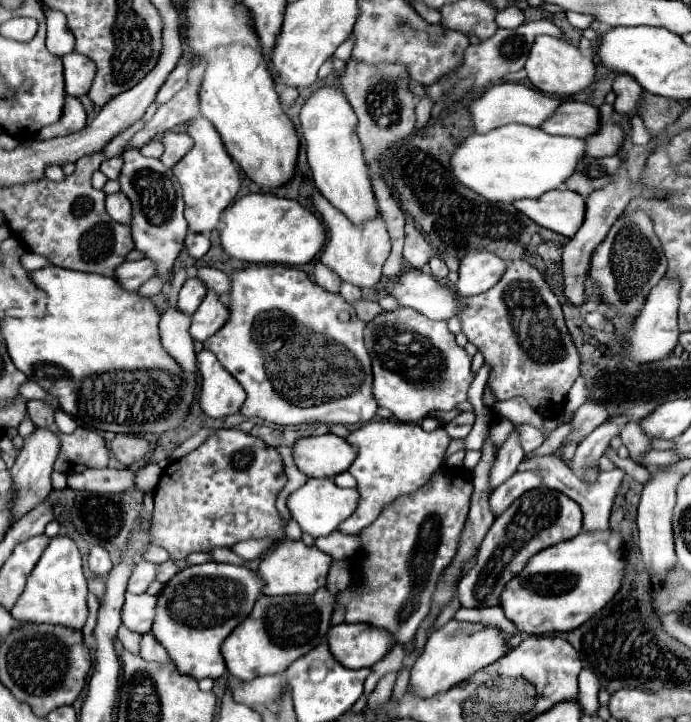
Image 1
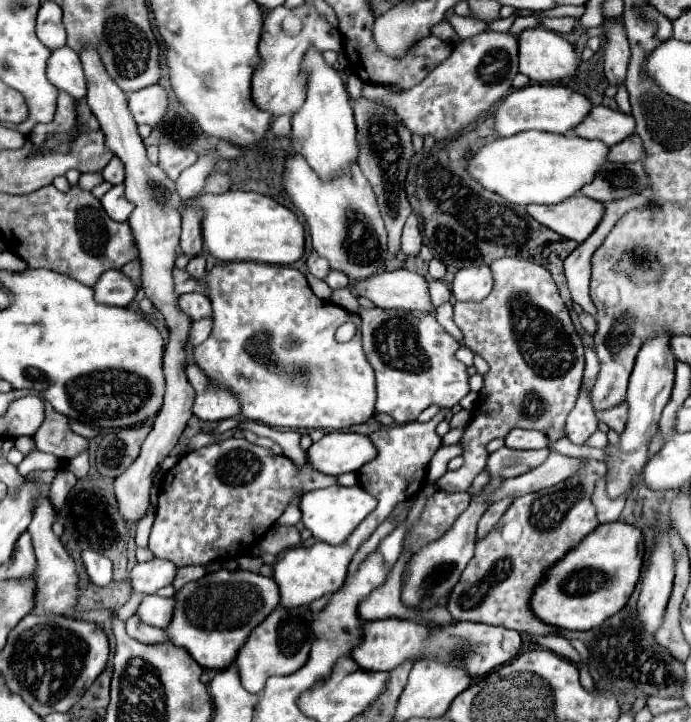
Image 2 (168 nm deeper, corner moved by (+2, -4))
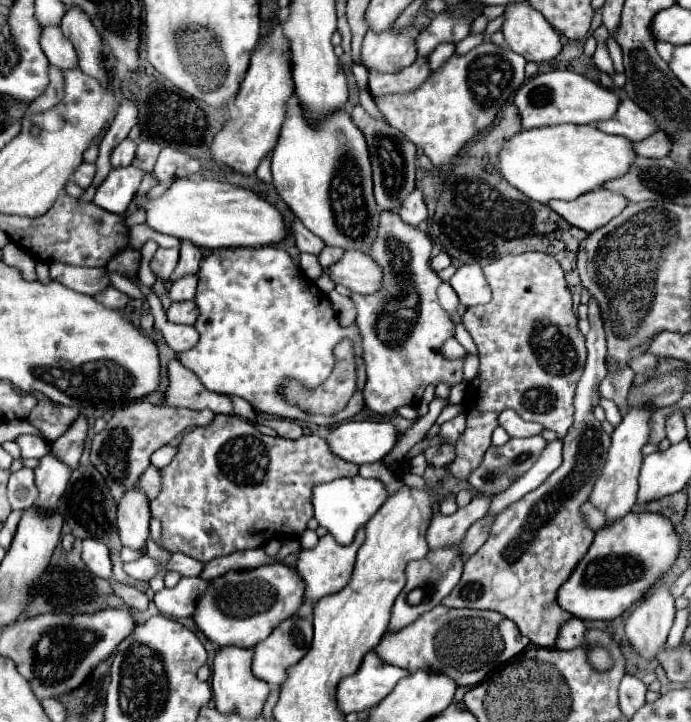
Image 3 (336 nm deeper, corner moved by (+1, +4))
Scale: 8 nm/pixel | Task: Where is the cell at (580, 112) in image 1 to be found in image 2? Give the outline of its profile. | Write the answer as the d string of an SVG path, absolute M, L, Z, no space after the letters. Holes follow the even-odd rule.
M597 105L583 119L583 123L573 129L573 133L583 139L599 139L611 147L635 133L635 119L633 115L625 115L619 109Z

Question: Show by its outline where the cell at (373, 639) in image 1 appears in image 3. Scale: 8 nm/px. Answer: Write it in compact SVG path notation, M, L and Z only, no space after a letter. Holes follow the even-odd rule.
M438 605L404 629L386 633L374 651L384 663L398 665L408 671L416 671L420 667L432 669L452 677L456 685L474 687L514 655L524 651L528 643L530 641L518 631L518 627L496 611L448 609Z

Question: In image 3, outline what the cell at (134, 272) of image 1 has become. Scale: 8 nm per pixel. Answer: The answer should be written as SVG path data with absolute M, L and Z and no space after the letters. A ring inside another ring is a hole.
M64 263L50 265L50 277L64 283L66 287L84 293L96 295L108 287L108 273L104 269L86 269L86 267L70 267Z

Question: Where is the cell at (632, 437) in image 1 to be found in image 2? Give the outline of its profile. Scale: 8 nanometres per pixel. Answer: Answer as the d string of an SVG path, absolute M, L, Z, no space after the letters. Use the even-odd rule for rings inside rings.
M619 403L611 409L603 409L603 411L597 411L597 419L599 421L605 421L611 429L615 429L617 433L621 433L625 429L625 423L627 423L627 403Z

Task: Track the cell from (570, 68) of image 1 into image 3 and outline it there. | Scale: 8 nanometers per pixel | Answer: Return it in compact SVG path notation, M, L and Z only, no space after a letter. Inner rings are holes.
M528 1L508 5L504 17L502 33L508 47L526 61L550 61L562 51L560 33Z

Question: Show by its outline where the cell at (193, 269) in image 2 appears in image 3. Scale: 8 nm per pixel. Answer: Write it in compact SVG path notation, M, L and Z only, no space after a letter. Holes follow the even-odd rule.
M196 273L184 275L182 279L174 281L174 283L172 283L172 289L170 289L170 299L172 299L172 301L194 299L194 295L196 295L196 283L198 283L198 275L196 275Z

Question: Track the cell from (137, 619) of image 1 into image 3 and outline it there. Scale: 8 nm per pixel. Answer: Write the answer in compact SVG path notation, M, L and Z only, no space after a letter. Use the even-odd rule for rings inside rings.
M182 577L176 587L172 589L164 587L162 591L158 591L154 595L154 605L166 617L172 617L172 619L190 617L194 613L194 607L202 589L206 589L206 581L198 577Z

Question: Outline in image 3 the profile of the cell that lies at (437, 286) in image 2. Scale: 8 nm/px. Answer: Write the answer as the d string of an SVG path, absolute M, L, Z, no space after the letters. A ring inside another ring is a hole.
M388 211L380 213L378 239L376 239L374 247L370 247L368 255L372 259L376 259L376 263L382 265L382 269L384 269L384 289L378 291L378 295L358 295L358 293L352 295L356 309L358 309L356 325L360 327L362 347L364 347L364 363L366 363L366 373L368 373L364 401L366 401L366 407L378 415L390 415L402 405L416 407L428 385L446 383L448 387L454 387L454 385L462 383L464 357L462 359L446 359L442 355L442 343L446 339L454 337L454 323L452 323L450 315L438 303L436 291L442 285L442 281L428 265L430 251L432 251L432 243L426 237L426 233L402 223L402 219L394 213L388 213Z

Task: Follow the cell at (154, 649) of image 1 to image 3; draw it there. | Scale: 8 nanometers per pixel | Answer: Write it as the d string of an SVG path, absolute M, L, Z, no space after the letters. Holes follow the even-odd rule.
M114 581L114 591L126 601L128 607L132 607L132 609L136 609L136 611L146 611L146 609L148 609L148 597L146 597L144 593L140 593L138 589Z

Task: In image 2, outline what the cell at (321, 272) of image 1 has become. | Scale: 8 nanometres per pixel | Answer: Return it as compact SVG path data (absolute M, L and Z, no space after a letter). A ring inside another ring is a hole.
M315 251L309 253L309 257L307 257L307 267L309 267L309 271L311 271L317 279L325 279L325 275L329 273L329 263L327 263L327 259L321 259Z

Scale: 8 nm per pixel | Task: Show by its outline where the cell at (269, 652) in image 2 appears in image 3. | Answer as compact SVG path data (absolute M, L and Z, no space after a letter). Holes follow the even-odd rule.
M292 615L292 617L284 619L278 627L274 627L274 631L270 633L268 639L254 645L252 673L258 679L270 683L272 687L278 687L282 683L282 679L286 679L286 667L298 663L310 649L310 643L312 643L312 623L308 619L304 619L300 615Z

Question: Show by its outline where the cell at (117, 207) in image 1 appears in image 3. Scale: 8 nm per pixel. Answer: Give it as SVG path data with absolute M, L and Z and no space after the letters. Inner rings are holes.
M118 167L108 173L108 177L100 183L94 203L110 213L124 213L128 203L132 201L134 193L140 187L142 181L142 171L136 167Z

